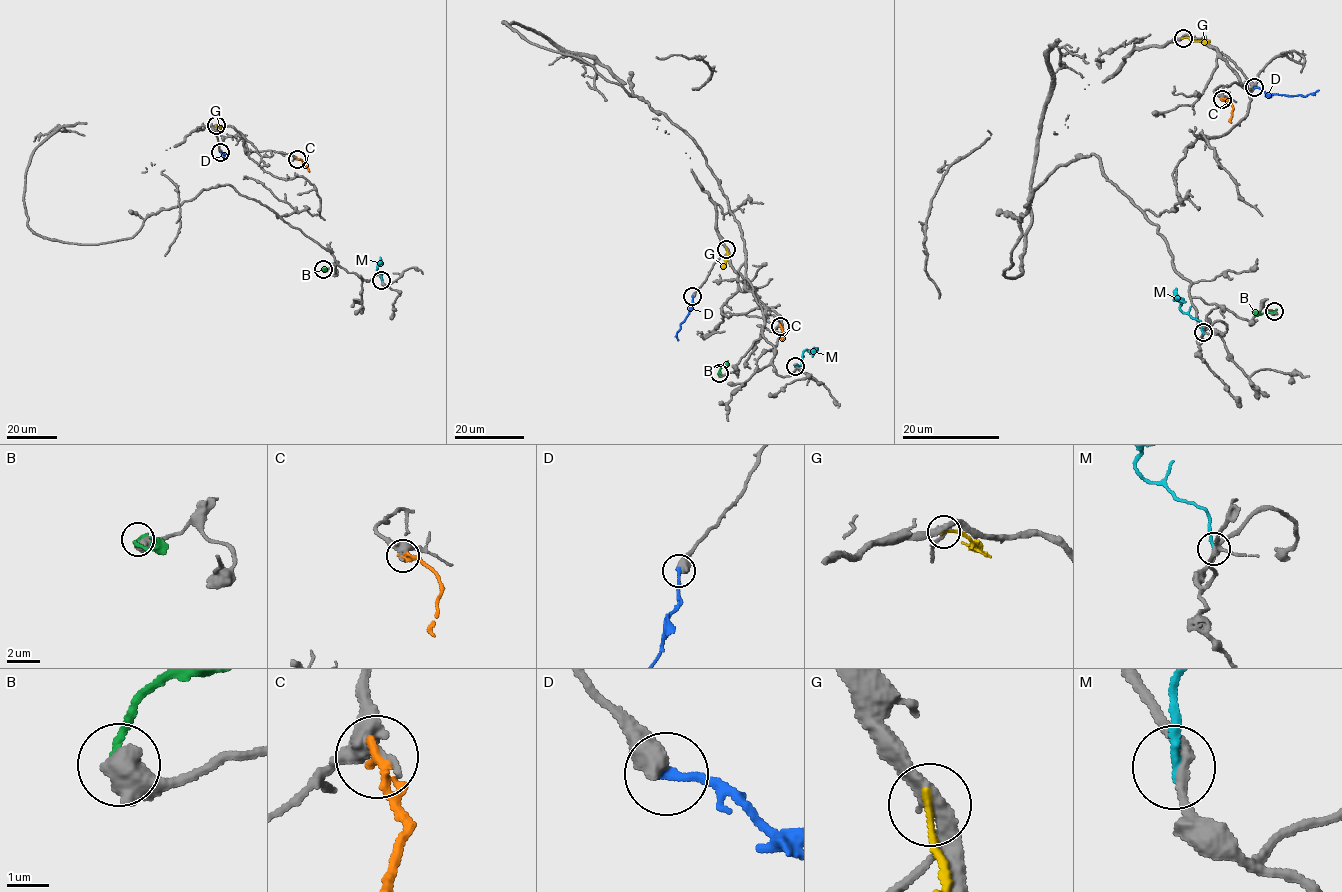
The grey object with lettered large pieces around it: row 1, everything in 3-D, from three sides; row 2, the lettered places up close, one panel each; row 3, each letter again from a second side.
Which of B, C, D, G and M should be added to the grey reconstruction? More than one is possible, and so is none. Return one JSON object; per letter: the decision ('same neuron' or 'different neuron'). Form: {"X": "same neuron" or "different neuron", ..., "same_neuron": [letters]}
{"B": "different neuron", "C": "different neuron", "D": "same neuron", "G": "different neuron", "M": "different neuron", "same_neuron": ["D"]}

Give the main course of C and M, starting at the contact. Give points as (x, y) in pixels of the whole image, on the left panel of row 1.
C: (297, 159), (309, 172)
M: (381, 280), (376, 270), (380, 257)

